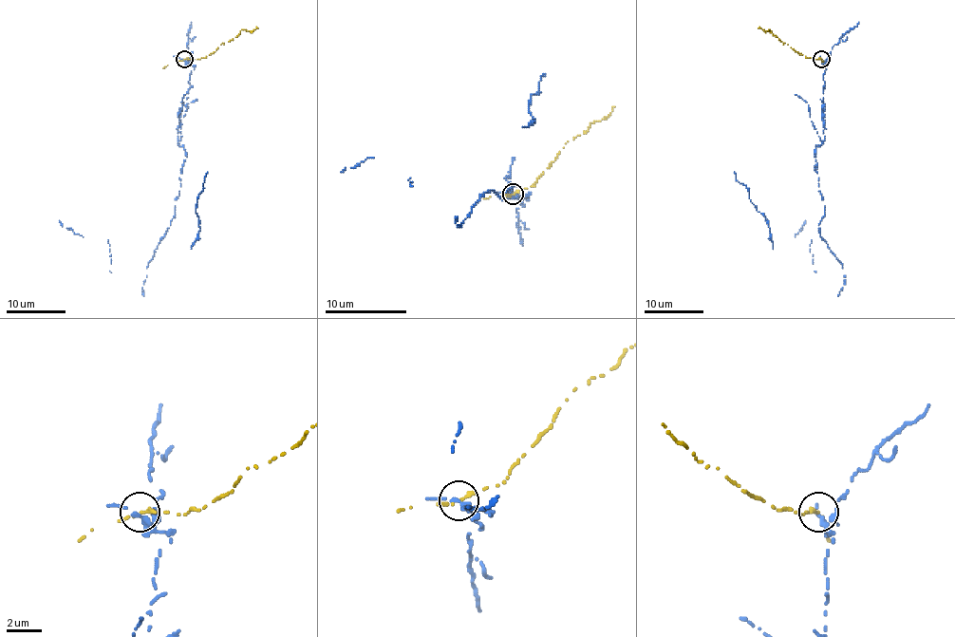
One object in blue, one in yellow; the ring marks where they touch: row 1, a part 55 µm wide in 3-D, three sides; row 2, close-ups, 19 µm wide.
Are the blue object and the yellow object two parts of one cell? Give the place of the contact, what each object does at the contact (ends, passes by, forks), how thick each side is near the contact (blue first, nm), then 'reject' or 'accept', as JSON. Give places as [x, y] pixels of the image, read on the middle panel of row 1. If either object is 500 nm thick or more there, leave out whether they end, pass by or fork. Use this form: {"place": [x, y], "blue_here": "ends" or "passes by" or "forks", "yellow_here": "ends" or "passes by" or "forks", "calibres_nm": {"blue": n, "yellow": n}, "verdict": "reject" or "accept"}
{"place": [513, 194], "blue_here": "forks", "yellow_here": "ends", "calibres_nm": {"blue": 220, "yellow": 240}, "verdict": "reject"}

